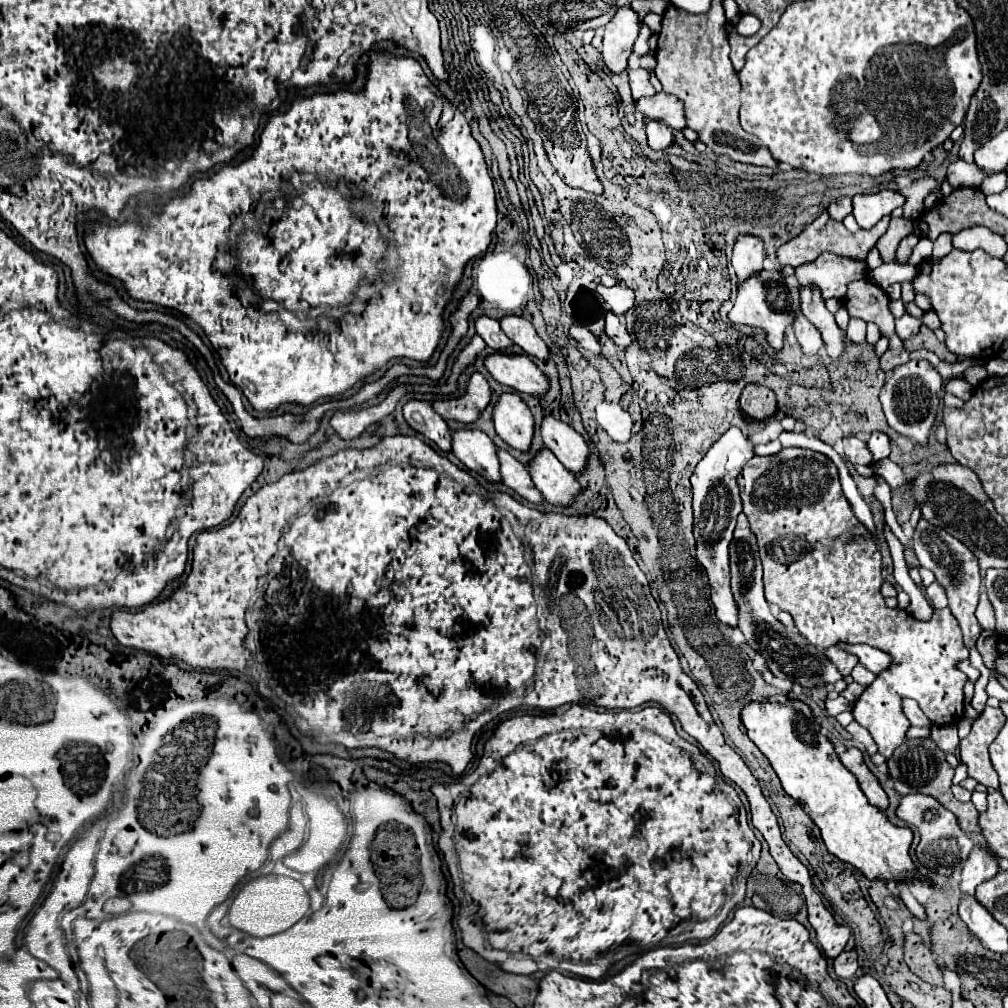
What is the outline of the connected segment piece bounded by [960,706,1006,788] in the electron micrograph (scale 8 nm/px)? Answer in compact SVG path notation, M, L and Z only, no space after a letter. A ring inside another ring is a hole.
M986 708L972 724L972 732L960 742L960 760L968 766L968 774L988 788L998 788L998 774L994 774L988 746L1006 722L1000 708Z

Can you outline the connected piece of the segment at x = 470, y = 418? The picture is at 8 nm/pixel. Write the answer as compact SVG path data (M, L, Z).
M476 372L476 374L472 374L472 378L468 382L466 396L462 396L460 400L434 402L432 406L446 420L472 424L478 420L482 410L486 410L486 406L490 404L490 396L492 396L492 388L490 388L488 380Z

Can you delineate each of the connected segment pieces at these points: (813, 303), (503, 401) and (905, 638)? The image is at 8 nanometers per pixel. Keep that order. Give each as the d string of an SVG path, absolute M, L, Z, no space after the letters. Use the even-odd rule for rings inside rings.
M800 288L802 296L800 296L800 306L802 306L802 314L820 330L822 340L826 344L828 356L830 358L838 358L844 350L844 340L842 340L842 330L838 328L834 314L830 314L824 306L824 300L820 298L820 292L814 288Z
M502 394L494 406L496 434L514 450L528 452L534 438L534 418L518 394Z
M784 448L782 452L774 454L774 456L754 456L746 466L744 470L740 472L738 476L738 486L740 486L740 492L742 492L742 502L744 502L744 514L748 516L750 520L750 528L752 532L756 534L758 538L758 546L760 546L760 558L762 558L762 566L764 566L764 588L766 588L766 600L780 606L782 610L790 612L794 622L796 622L796 628L800 630L800 634L814 646L836 646L838 642L846 642L846 644L858 644L858 642L864 642L868 646L874 646L878 650L884 650L888 652L893 658L893 663L888 670L884 670L882 674L878 674L876 682L872 682L864 692L862 696L854 702L854 720L864 726L870 736L874 738L874 742L878 744L878 752L884 756L884 758L890 758L890 754L904 742L906 738L906 732L910 728L910 722L906 720L904 712L902 712L902 698L908 696L908 698L914 698L922 712L930 718L932 724L946 724L946 722L958 722L960 716L962 716L962 700L964 700L964 692L962 692L962 686L966 682L966 674L962 670L958 670L958 662L960 660L966 660L969 658L969 650L964 646L962 642L962 630L958 626L958 620L952 616L950 608L942 608L942 610L934 610L932 618L928 622L920 622L916 618L910 616L910 612L906 610L900 610L900 608L888 608L884 604L884 596L880 594L880 586L882 586L882 560L880 560L880 550L876 546L876 542L870 538L868 530L854 518L852 510L850 510L850 504L846 502L844 494L842 494L842 488L840 488L840 480L838 480L838 470L834 468L834 464L826 458L826 456L818 456L818 452L812 452L812 450L804 450L804 448Z

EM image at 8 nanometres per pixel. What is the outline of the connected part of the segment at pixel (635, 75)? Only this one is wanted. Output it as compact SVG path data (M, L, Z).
M644 68L630 70L630 88L632 88L634 100L638 100L642 96L654 96L656 94L656 90L650 82L650 72Z

